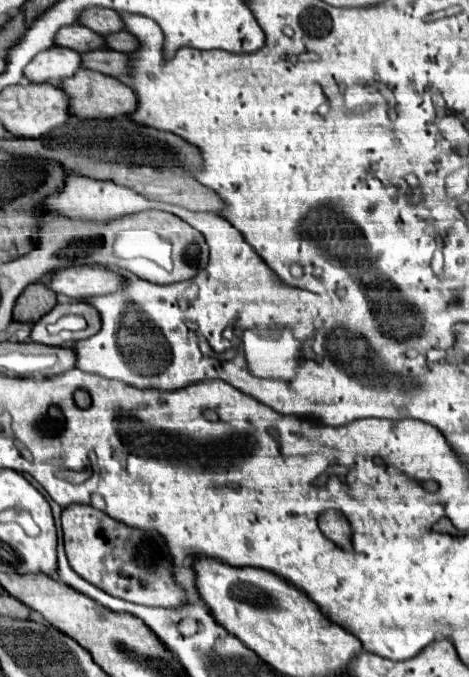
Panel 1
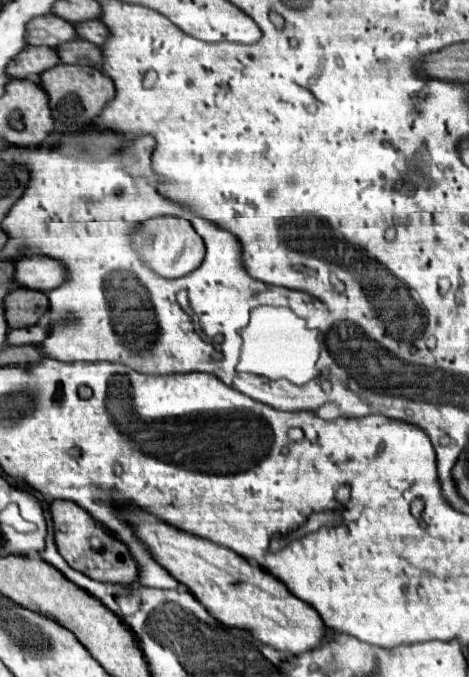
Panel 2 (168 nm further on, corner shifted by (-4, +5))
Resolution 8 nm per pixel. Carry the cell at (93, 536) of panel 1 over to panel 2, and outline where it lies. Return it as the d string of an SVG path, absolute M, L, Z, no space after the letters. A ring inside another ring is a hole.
M51 501L49 511L53 519L53 535L57 551L73 569L105 583L137 581L137 563L133 563L133 557L129 555L127 547L121 541L113 539L101 525L97 525L87 511L81 511L81 507L69 501Z

